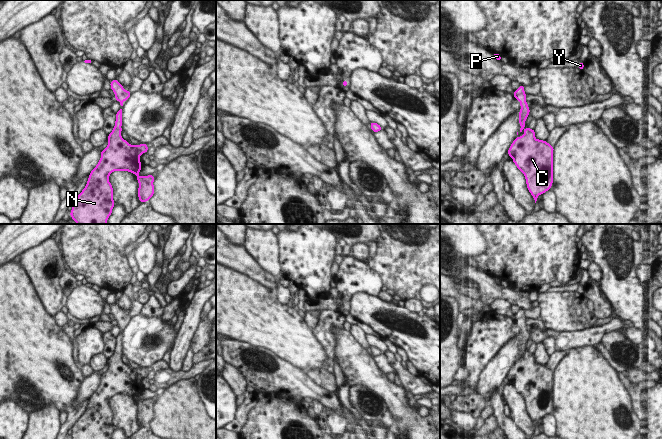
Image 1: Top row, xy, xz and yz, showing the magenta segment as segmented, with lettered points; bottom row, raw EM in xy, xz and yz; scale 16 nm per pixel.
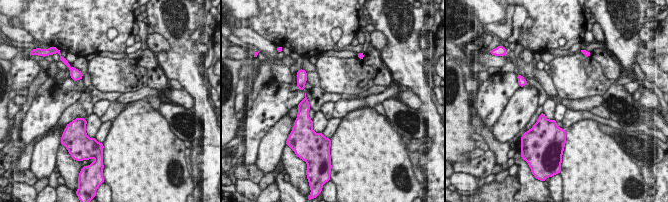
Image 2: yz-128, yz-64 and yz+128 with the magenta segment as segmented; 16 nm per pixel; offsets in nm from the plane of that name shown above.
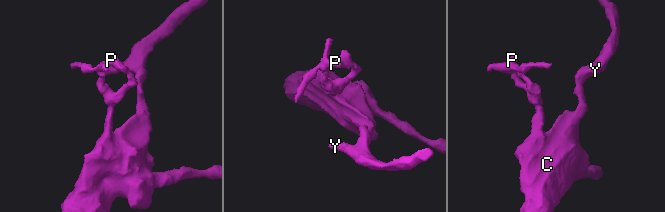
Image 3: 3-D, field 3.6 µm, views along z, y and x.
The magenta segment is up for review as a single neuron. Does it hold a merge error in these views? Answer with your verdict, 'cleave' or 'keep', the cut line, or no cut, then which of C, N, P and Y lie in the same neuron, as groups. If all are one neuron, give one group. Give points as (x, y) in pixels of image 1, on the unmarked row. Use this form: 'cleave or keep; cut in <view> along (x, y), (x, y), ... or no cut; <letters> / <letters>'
keep; no cut; C N P Y

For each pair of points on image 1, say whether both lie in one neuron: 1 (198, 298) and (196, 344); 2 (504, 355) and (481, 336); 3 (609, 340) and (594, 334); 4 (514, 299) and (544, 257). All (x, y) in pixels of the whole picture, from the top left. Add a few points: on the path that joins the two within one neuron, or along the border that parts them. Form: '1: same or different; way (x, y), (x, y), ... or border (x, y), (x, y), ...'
1: different; border (202, 312), (189, 347)
2: different; border (516, 335), (504, 343), (484, 369)
3: different; border (619, 329), (606, 332), (600, 342)
4: different; border (508, 287), (516, 290)

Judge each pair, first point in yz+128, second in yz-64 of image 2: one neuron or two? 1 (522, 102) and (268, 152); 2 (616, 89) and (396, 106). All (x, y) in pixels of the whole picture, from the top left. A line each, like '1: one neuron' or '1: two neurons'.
1: one neuron
2: one neuron

